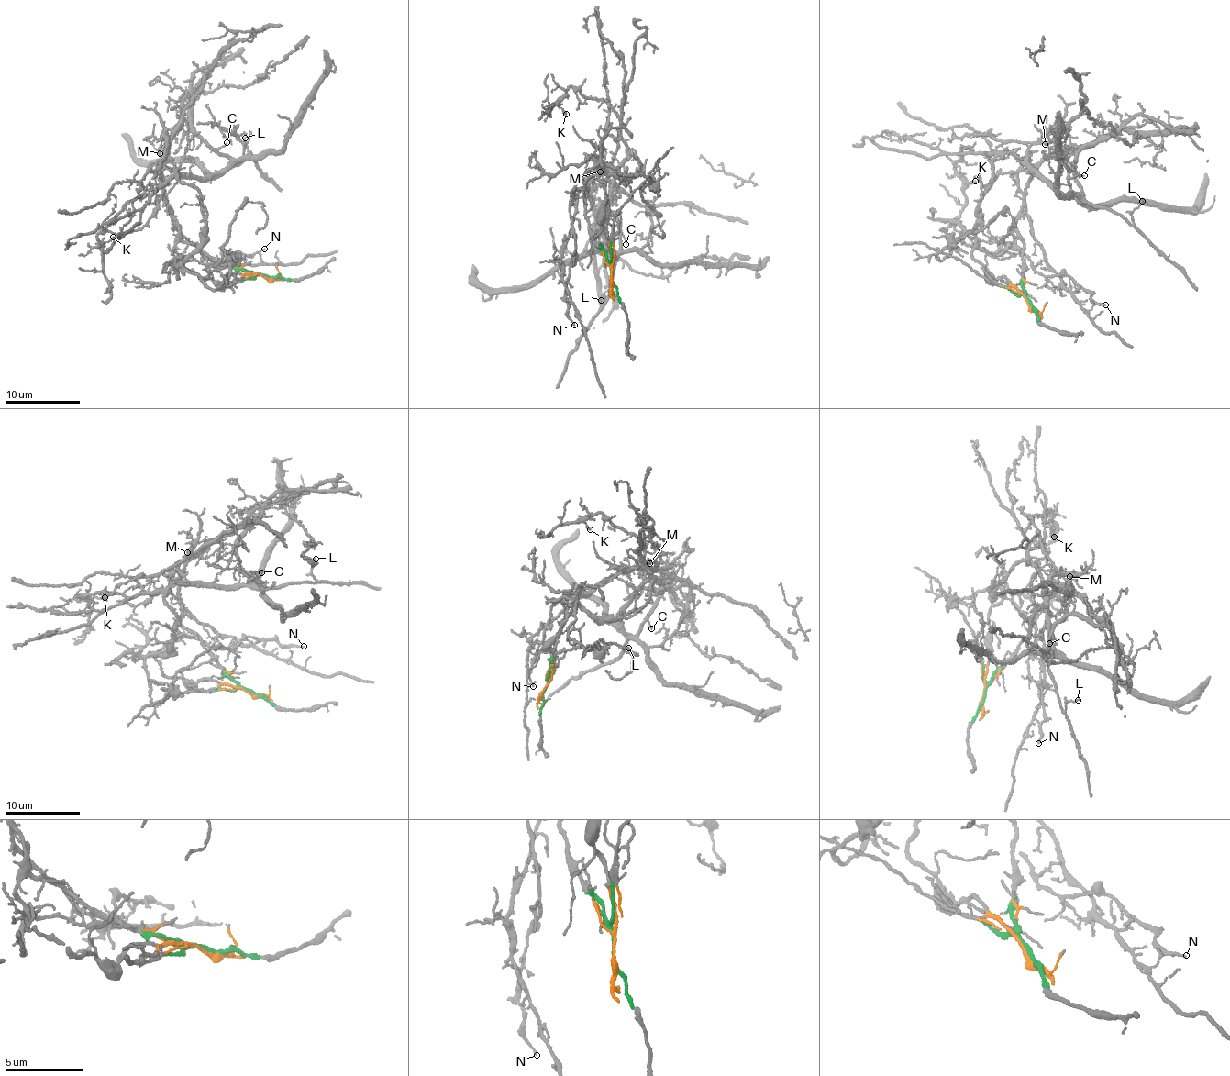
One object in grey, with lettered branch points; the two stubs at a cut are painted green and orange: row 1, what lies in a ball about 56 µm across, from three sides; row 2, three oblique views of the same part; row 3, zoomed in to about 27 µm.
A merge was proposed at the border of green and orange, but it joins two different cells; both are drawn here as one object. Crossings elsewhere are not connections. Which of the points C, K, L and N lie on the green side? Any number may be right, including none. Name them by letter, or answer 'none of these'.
N

